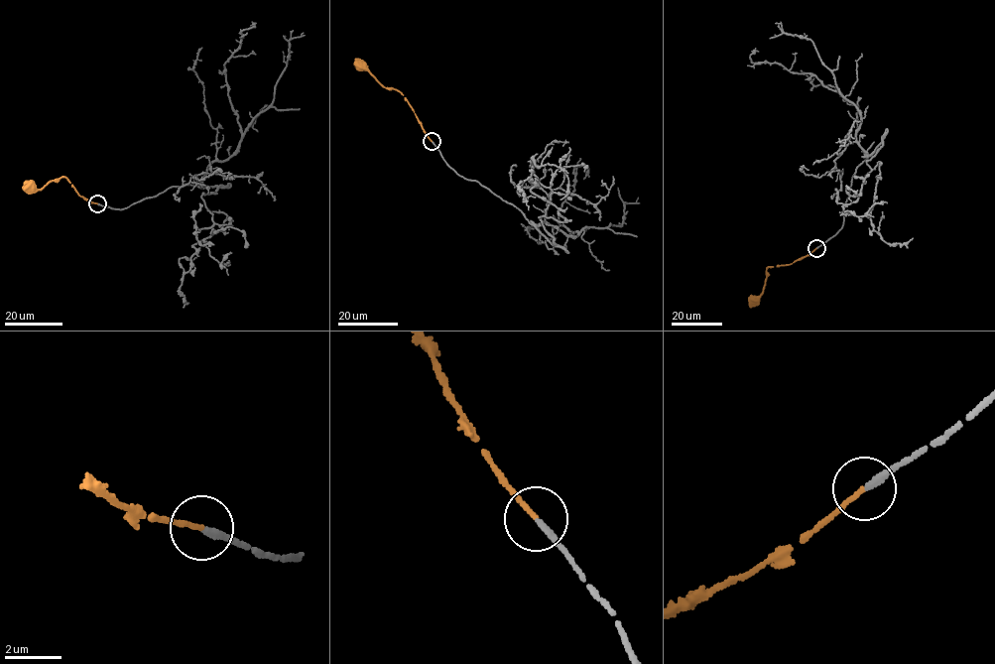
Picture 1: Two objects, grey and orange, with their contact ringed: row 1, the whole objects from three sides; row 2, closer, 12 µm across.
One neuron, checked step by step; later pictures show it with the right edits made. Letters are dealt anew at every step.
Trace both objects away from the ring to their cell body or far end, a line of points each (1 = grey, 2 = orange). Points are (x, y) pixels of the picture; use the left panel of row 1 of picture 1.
1: (97, 203), (121, 208), (173, 187), (217, 186), (201, 197), (227, 220), (191, 246), (180, 287), (188, 302)
2: (97, 203), (79, 196), (66, 178), (55, 179), (37, 190), (31, 187)

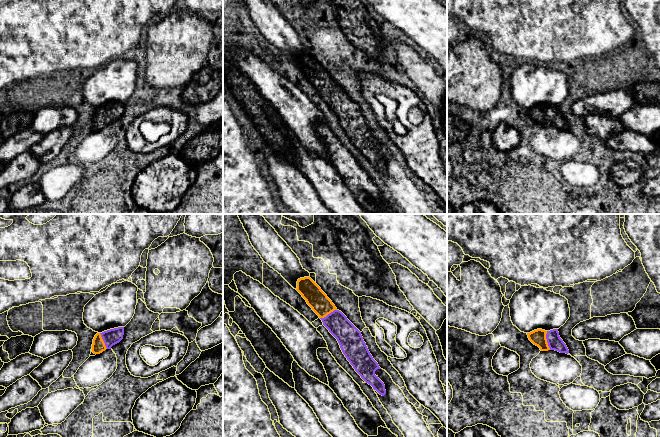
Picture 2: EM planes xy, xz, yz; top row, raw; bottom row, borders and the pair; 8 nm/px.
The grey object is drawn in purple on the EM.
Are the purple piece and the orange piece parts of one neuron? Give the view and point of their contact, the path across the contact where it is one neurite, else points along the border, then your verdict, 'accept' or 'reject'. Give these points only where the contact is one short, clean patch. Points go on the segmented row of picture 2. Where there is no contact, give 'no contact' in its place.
contact yz (547, 340); way yz (554, 341), (547, 340), (538, 337); accept

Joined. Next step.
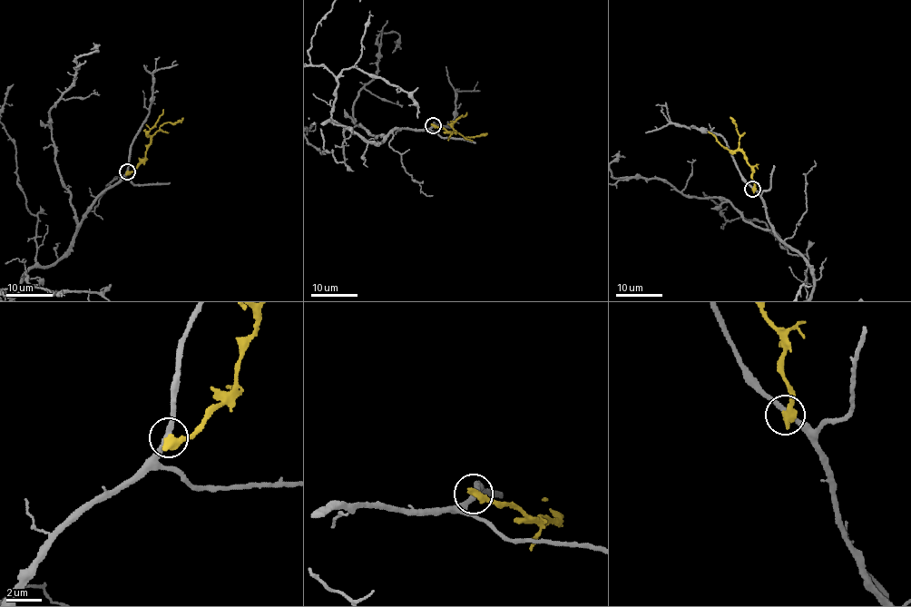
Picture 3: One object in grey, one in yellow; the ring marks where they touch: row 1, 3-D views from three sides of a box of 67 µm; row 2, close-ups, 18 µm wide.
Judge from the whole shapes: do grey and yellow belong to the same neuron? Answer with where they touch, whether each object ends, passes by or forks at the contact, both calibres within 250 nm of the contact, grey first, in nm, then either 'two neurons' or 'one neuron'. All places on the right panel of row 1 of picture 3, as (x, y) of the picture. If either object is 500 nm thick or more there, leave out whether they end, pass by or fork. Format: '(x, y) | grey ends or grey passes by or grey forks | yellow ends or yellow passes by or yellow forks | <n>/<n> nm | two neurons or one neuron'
(752, 189) | grey passes by | yellow ends | 260/440 nm | two neurons

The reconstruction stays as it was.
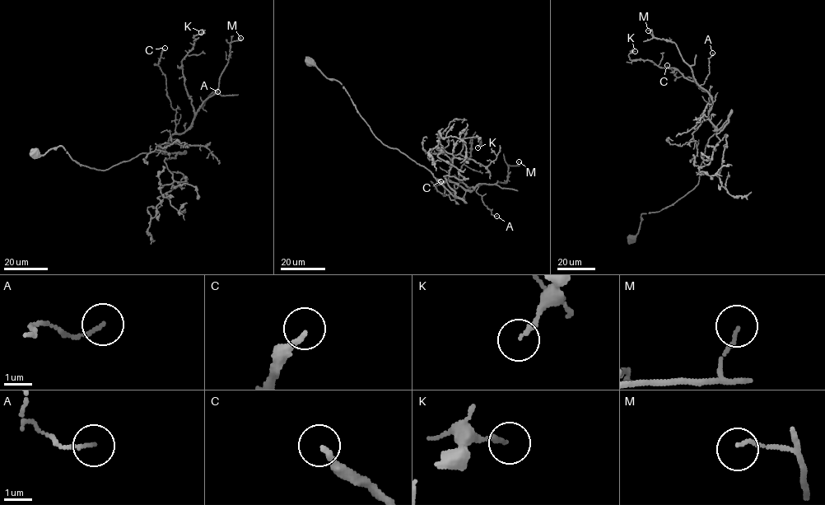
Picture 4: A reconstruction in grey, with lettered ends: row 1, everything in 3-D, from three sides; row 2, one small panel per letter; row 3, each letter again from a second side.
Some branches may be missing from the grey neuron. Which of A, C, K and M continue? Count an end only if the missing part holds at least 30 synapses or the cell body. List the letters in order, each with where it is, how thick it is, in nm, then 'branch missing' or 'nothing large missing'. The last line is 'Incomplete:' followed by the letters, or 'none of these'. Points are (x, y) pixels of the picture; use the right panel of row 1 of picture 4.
A: at (712, 53); 100 nm thick; nothing large missing
C: at (667, 65); 190 nm thick; branch missing
K: at (635, 51); 150 nm thick; nothing large missing
M: at (648, 30); 100 nm thick; nothing large missing
Incomplete: C

